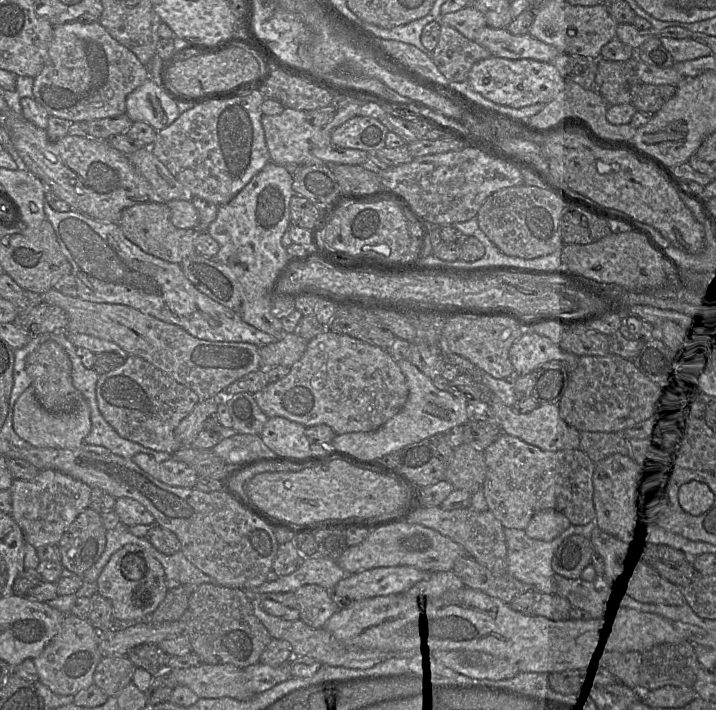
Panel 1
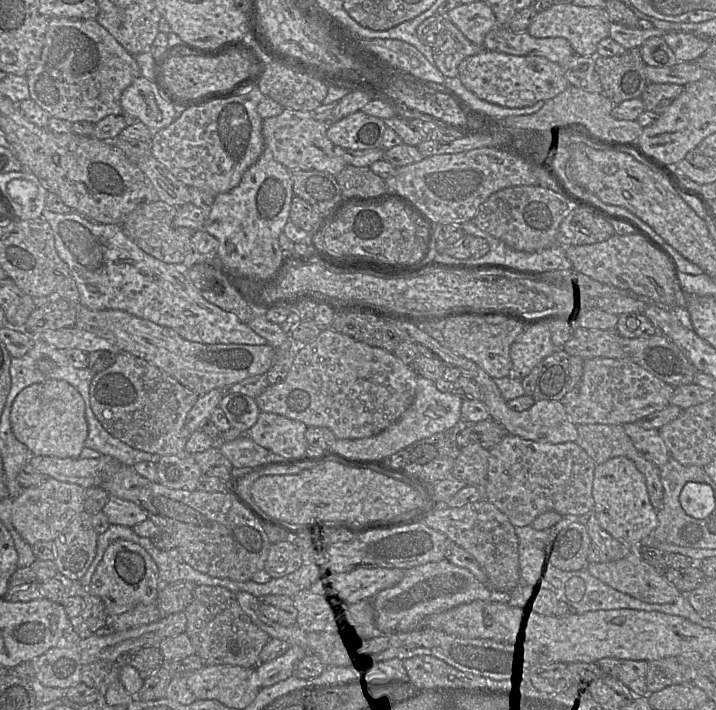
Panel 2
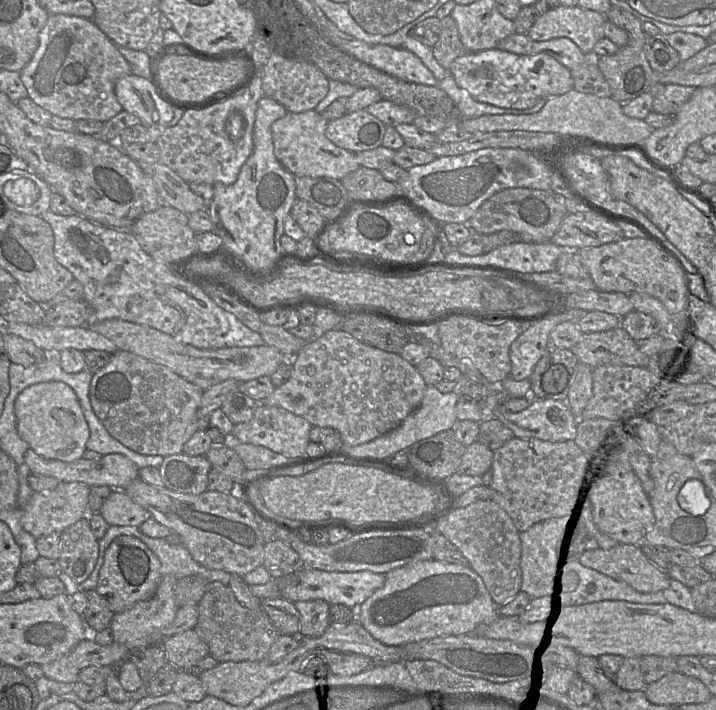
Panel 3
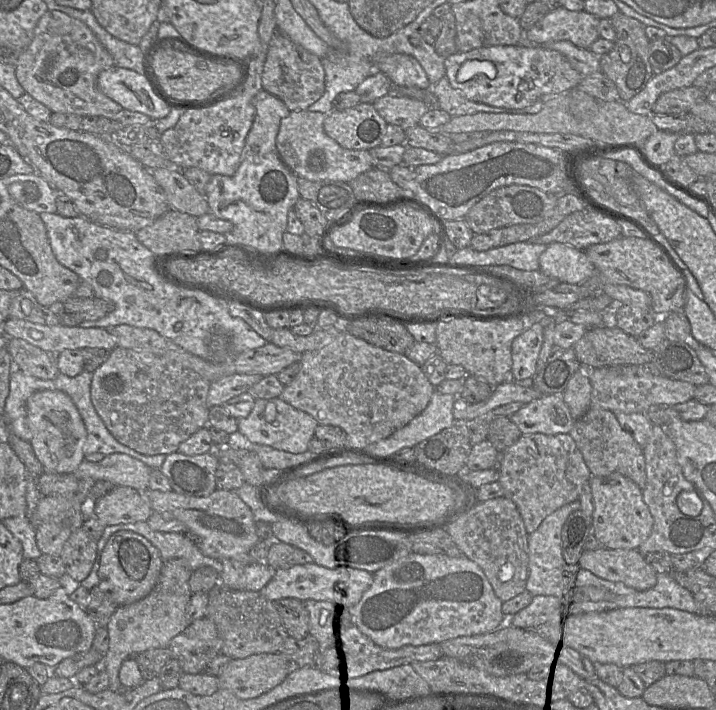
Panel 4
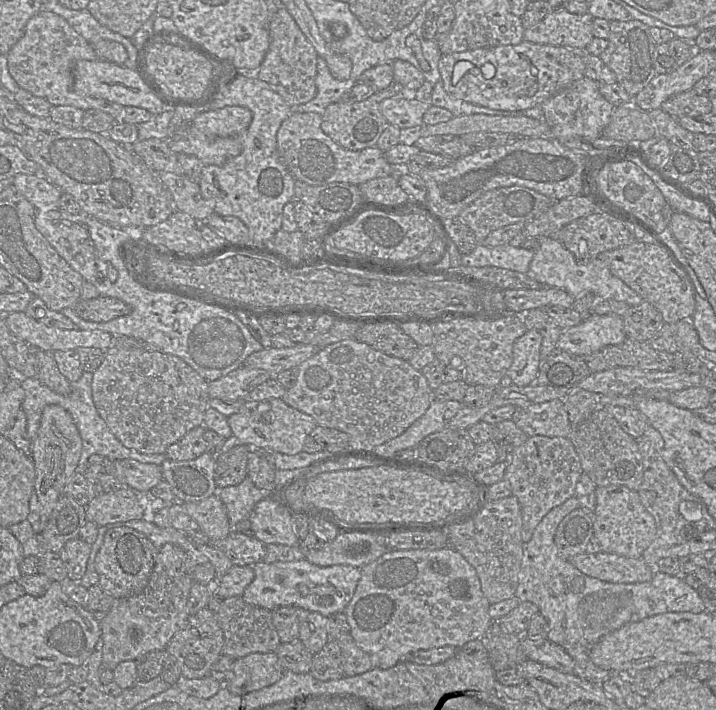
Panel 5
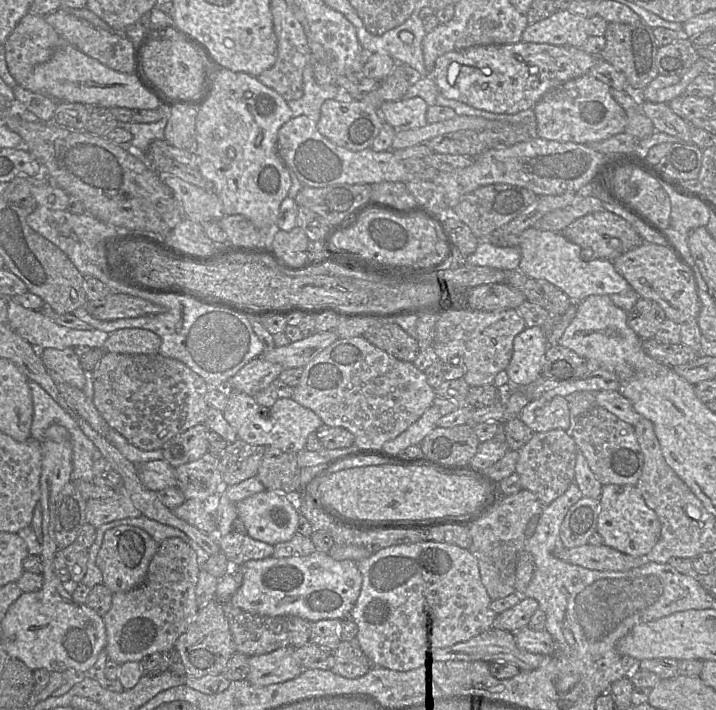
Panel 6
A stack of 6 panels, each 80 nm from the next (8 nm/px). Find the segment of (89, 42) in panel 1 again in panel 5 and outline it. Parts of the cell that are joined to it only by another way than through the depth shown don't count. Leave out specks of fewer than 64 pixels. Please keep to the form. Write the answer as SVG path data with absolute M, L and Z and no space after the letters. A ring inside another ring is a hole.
M40 10L26 24L22 38L9 50L7 56L10 75L20 88L44 98L53 106L74 106L87 111L97 109L123 122L125 106L105 99L81 96L74 91L73 69L79 60L98 60L94 48L60 15Z

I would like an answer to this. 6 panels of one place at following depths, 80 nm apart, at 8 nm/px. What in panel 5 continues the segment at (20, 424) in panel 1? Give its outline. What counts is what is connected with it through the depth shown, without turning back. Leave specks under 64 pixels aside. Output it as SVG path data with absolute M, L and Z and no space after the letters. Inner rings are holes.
M55 404L47 405L42 412L39 429L32 440L30 456L35 467L35 493L40 504L40 533L61 495L63 487L77 471L82 451L82 440L67 410Z

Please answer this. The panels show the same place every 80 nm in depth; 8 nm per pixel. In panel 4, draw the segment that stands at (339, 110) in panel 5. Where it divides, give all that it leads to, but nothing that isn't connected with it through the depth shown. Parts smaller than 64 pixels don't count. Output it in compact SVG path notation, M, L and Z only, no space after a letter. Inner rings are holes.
M359 103L352 108L330 111L323 127L325 133L343 148L369 151L380 146L387 122L372 103Z

